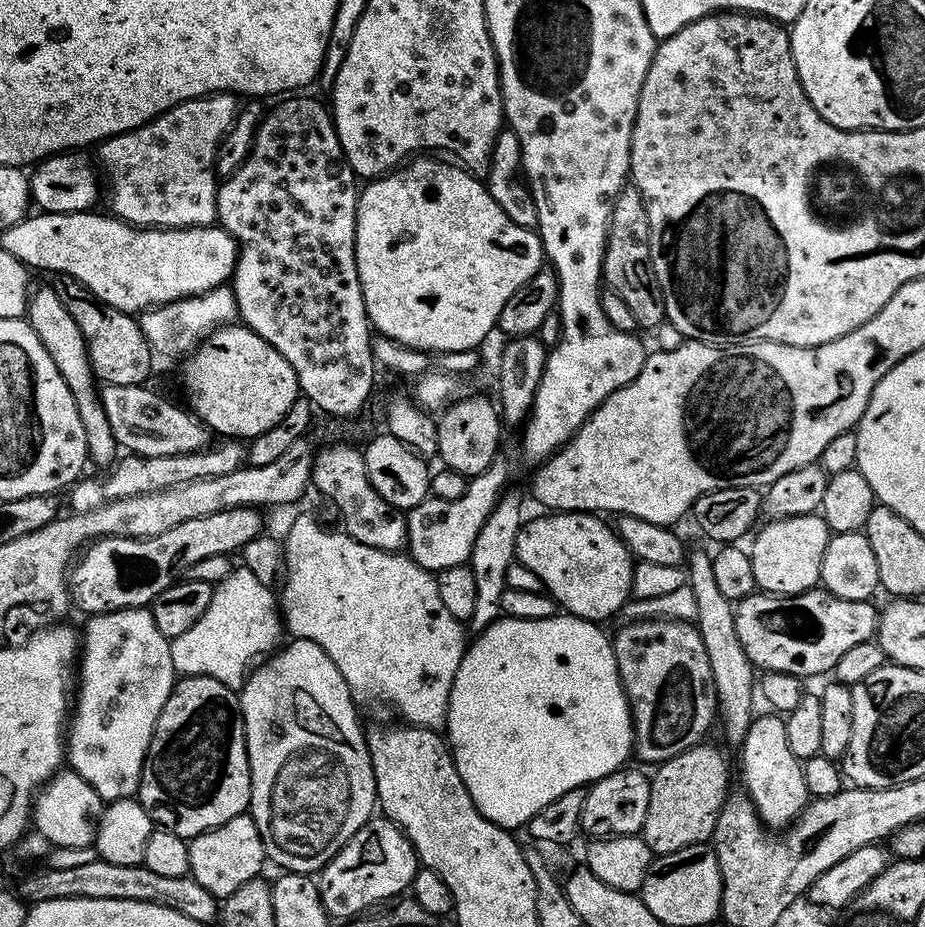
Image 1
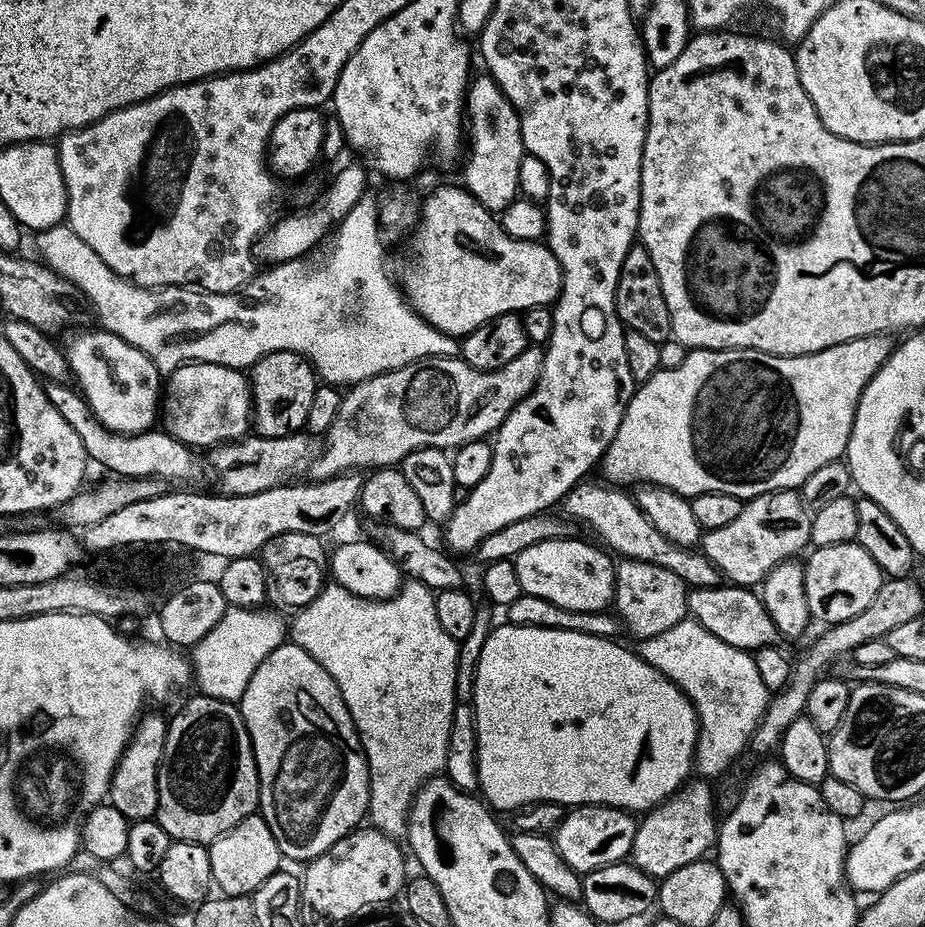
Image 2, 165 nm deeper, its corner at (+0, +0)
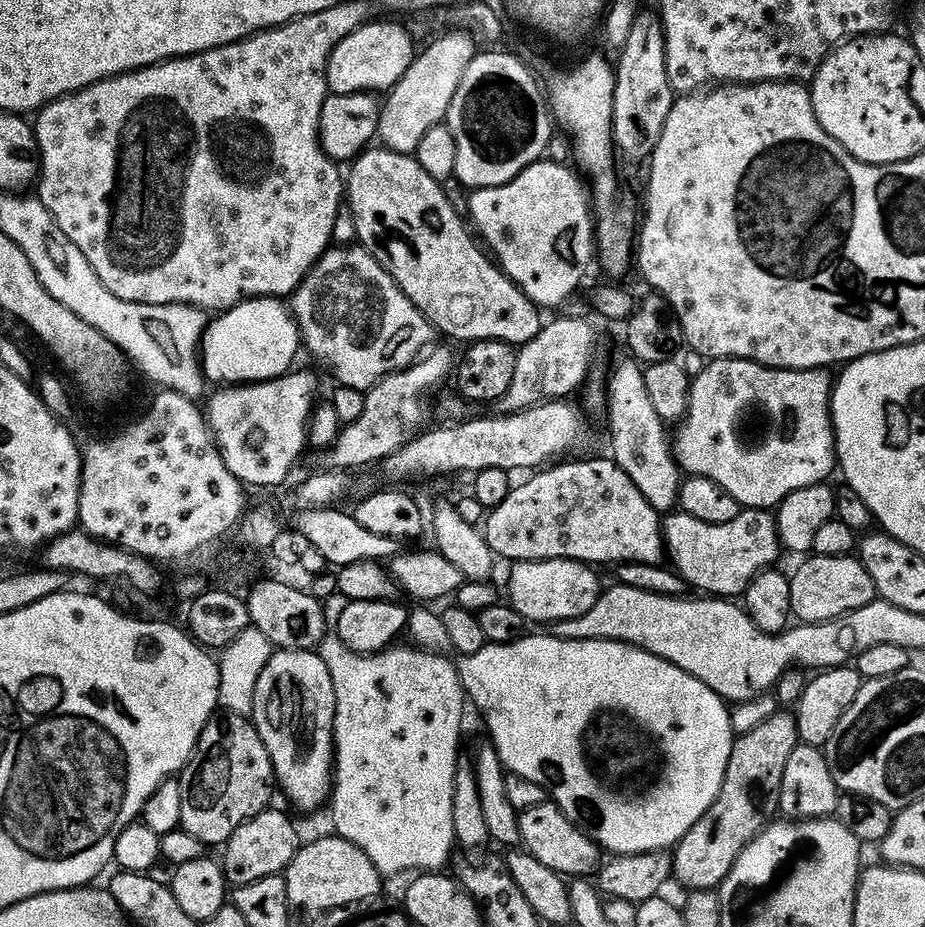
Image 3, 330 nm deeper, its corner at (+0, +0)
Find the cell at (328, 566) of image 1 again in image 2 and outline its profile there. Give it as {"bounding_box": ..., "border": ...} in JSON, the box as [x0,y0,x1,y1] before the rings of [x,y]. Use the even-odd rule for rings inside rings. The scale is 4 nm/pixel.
{"bounding_box":[290,579,460,838],"border":[[[414,579],[404,582],[393,598],[384,600],[366,600],[355,596],[354,593],[344,589],[338,583],[328,582],[325,583],[323,590],[318,594],[318,598],[314,598],[314,602],[310,602],[304,608],[299,609],[293,615],[296,617],[290,620],[291,643],[297,644],[302,650],[306,650],[306,654],[310,654],[310,658],[314,658],[314,662],[318,662],[318,666],[322,666],[322,670],[326,670],[326,674],[330,674],[330,678],[334,678],[346,706],[350,710],[350,718],[354,718],[354,726],[360,731],[360,741],[368,759],[368,811],[366,816],[371,827],[377,828],[378,831],[384,832],[393,838],[400,838],[405,835],[408,826],[408,809],[412,806],[412,799],[415,798],[416,791],[427,780],[443,773],[446,750],[450,742],[450,726],[452,725],[452,715],[456,705],[455,676],[459,664],[460,644],[454,638],[450,638],[450,634],[446,634],[446,630],[442,630],[442,626],[438,622],[438,613],[434,610],[435,601],[434,592],[422,582]]]}

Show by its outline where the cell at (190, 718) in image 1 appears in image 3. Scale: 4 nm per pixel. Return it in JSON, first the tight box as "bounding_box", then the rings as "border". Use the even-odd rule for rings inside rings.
{"bounding_box":[178,710,274,846],"border":[[[227,710],[217,711],[202,726],[202,734],[198,734],[194,750],[184,767],[178,773],[178,783],[182,790],[182,814],[180,827],[184,831],[194,834],[205,846],[223,845],[225,840],[242,826],[254,814],[269,807],[274,792],[274,777],[270,754],[266,754],[266,746],[262,746],[262,738],[258,738],[258,730],[247,716],[239,716]]]}

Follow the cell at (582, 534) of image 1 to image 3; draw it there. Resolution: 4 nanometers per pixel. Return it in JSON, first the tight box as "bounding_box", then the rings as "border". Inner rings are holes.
{"bounding_box":[506,560,602,622],"border":[[[517,560],[511,568],[506,600],[528,622],[551,622],[586,614],[602,591],[597,569],[583,560]]]}

